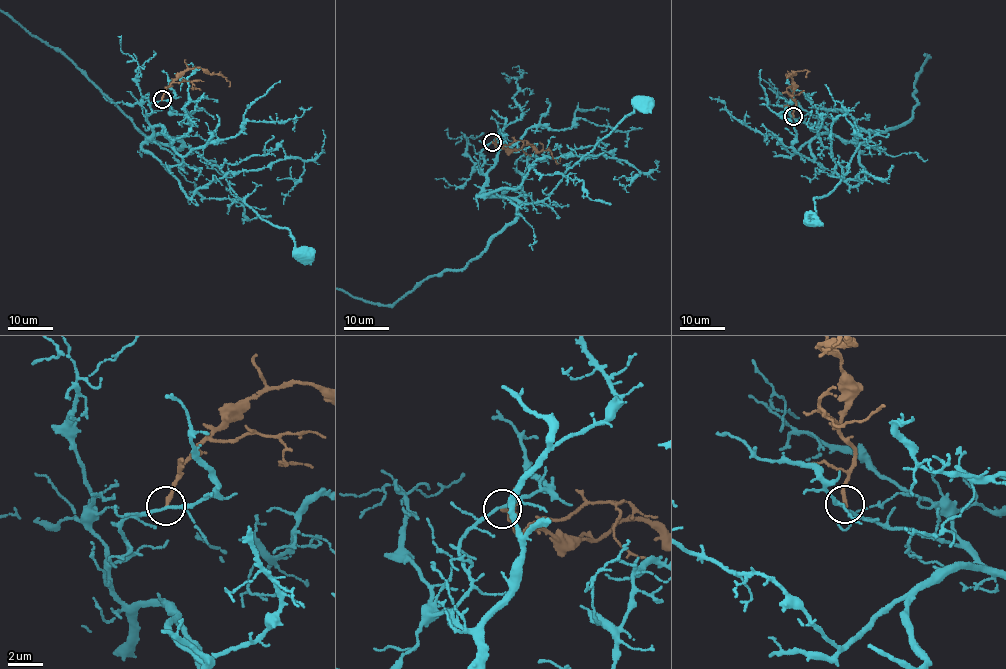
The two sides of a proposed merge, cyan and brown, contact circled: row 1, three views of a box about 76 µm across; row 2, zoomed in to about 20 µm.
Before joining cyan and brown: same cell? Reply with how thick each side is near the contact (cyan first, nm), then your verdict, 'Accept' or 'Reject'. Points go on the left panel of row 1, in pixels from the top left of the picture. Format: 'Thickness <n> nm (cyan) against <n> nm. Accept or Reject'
Thickness 160 nm (cyan) against 220 nm. Reject

